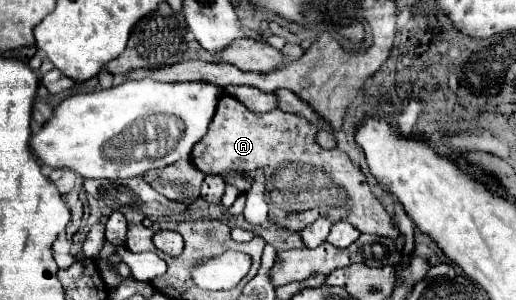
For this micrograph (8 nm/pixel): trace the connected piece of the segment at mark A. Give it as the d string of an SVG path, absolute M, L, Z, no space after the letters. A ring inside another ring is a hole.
M220 95L218 99L218 107L214 113L214 119L210 121L208 133L202 137L202 141L198 141L192 149L192 165L202 171L204 175L222 175L222 173L246 173L248 177L254 179L256 171L262 169L266 175L266 203L270 205L268 211L268 221L276 223L278 227L288 229L290 233L298 233L304 227L308 227L316 215L328 215L332 223L336 221L346 221L350 225L354 225L360 233L374 233L380 237L388 237L388 239L396 239L398 237L398 229L392 223L392 217L386 213L386 209L380 205L380 201L370 193L370 187L366 183L364 173L350 161L350 157L340 151L340 149L322 149L316 143L316 133L318 127L314 123L310 123L306 117L302 115L294 115L294 113L286 113L280 109L268 111L268 113L252 113L246 107L242 107L242 103L230 95ZM292 163L300 165L302 171L290 171Z

